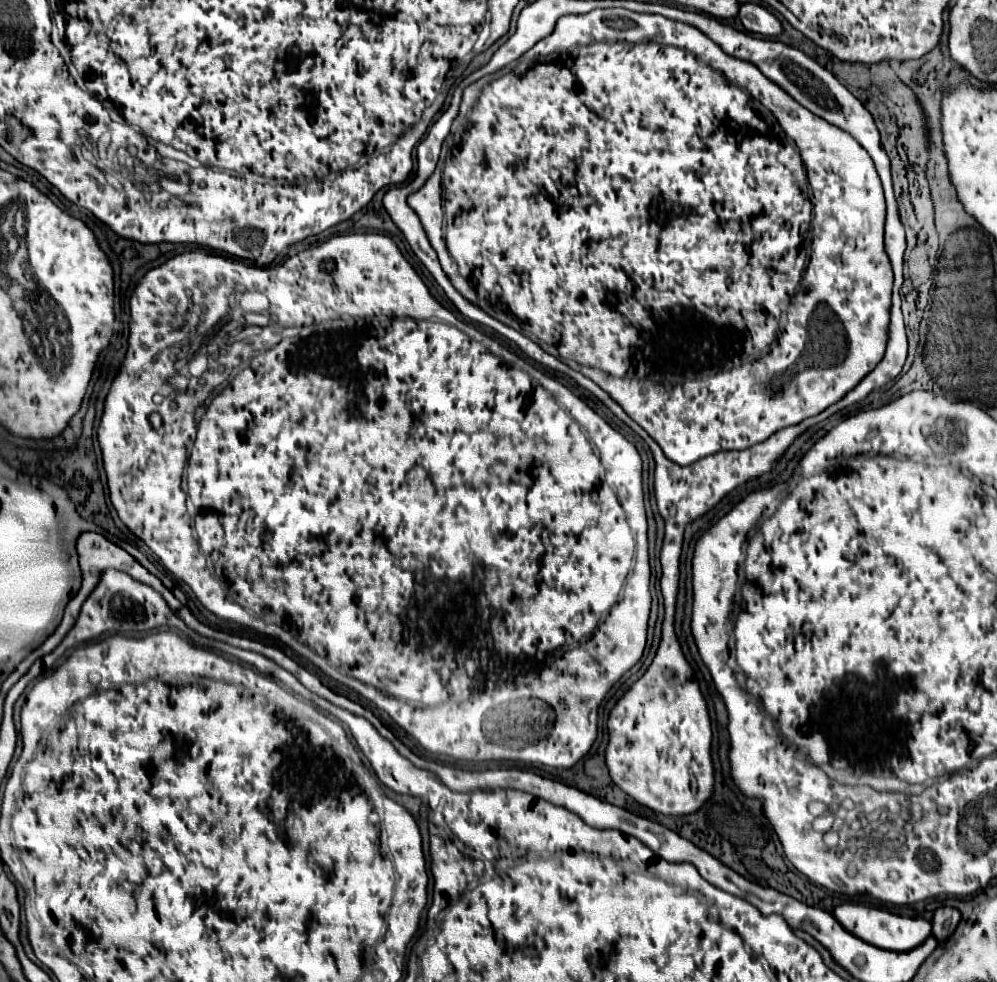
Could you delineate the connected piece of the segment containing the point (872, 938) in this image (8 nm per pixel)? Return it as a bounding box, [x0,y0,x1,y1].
[833,904,931,952]

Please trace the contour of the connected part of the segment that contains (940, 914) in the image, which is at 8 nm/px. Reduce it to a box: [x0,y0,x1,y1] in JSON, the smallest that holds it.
[931,906,961,942]

